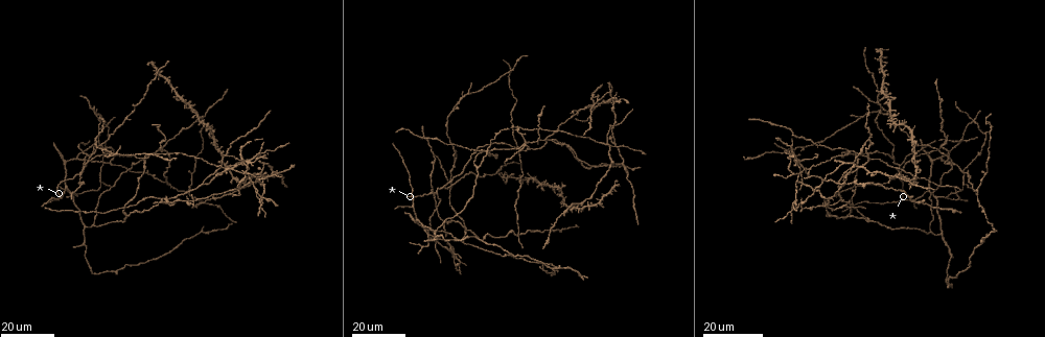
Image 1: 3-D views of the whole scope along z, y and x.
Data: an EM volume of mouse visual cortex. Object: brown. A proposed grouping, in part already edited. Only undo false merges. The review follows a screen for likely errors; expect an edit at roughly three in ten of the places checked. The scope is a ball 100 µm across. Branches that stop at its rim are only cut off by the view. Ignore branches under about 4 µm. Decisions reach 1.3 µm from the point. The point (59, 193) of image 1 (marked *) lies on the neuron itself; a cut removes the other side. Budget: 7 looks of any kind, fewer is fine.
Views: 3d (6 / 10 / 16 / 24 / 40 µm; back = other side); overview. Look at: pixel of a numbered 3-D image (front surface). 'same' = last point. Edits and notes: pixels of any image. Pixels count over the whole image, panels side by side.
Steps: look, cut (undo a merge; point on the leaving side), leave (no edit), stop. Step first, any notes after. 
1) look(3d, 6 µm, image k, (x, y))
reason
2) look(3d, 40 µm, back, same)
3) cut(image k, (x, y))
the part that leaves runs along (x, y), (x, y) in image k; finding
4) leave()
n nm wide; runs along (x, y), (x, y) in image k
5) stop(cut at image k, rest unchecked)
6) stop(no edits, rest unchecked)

look(3d, 16 µm, image 1, (965, 186))
a fork

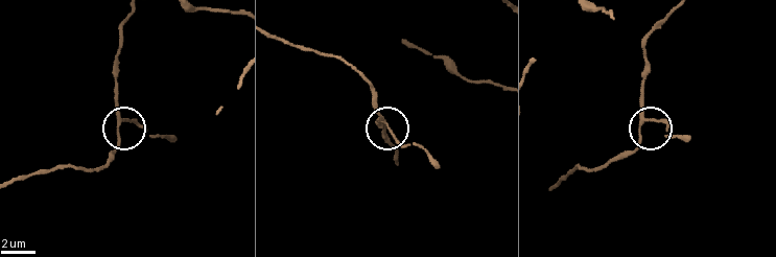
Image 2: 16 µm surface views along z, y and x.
look(3d, 6 µm, image 2, (120, 119))

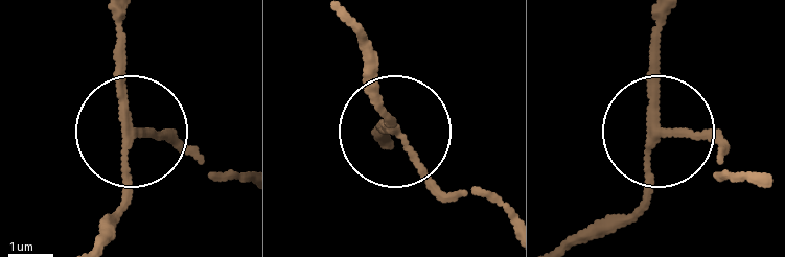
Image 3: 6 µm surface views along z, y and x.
leave()
3 arms; all the same neuron

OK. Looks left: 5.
look(3d, 24 µm, image 1, (428, 236))
branch point

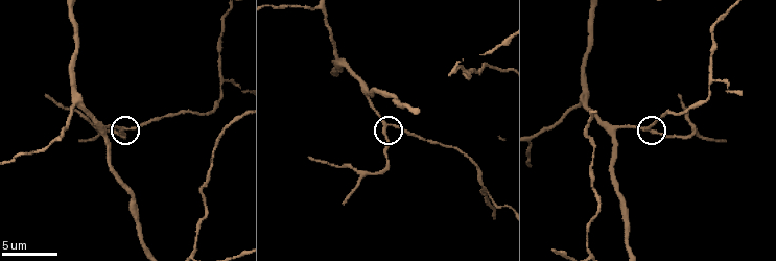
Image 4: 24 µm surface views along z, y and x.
look(3d, 10 µm, image 4, (386, 126))

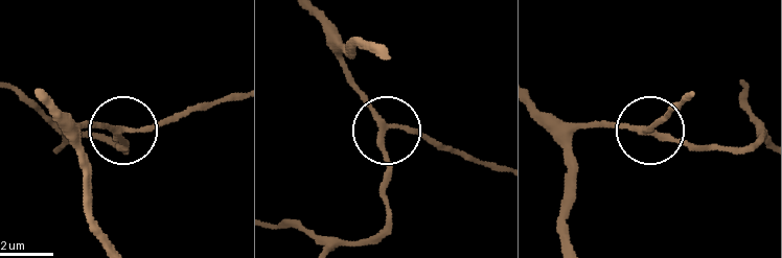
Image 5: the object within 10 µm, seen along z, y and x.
leave()
3 arms; runs along (312, 16), (347, 84), (383, 131), (386, 216) in image 5; continuous, no second neuron

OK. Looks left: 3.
look(3d, 24 µm, image 1, (869, 219))
three-way junction

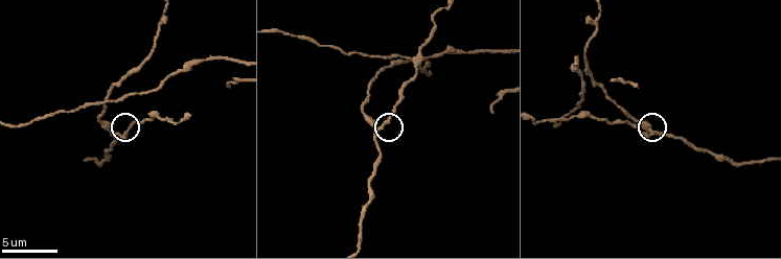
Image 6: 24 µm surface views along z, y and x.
look(3d, 10 µm, image 6, (379, 129))
zoom in

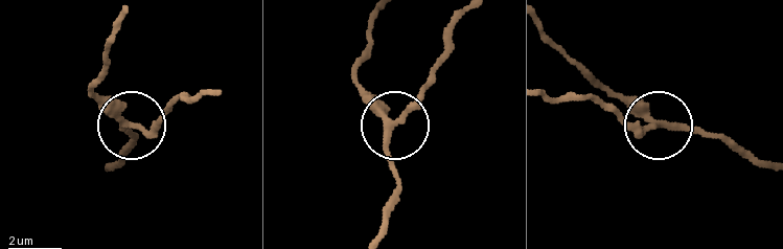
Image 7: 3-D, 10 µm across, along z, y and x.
leave()
3 arms; runs along (377, 239), (395, 184), (390, 131), (433, 78) in image 7; continuous, no second neuron

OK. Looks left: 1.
stop(no edits, rest unchecked)

